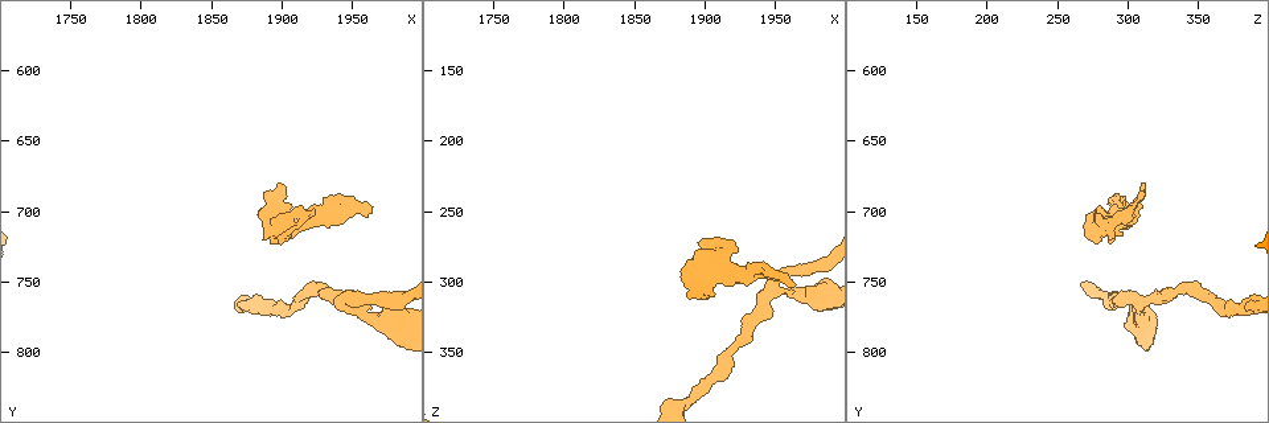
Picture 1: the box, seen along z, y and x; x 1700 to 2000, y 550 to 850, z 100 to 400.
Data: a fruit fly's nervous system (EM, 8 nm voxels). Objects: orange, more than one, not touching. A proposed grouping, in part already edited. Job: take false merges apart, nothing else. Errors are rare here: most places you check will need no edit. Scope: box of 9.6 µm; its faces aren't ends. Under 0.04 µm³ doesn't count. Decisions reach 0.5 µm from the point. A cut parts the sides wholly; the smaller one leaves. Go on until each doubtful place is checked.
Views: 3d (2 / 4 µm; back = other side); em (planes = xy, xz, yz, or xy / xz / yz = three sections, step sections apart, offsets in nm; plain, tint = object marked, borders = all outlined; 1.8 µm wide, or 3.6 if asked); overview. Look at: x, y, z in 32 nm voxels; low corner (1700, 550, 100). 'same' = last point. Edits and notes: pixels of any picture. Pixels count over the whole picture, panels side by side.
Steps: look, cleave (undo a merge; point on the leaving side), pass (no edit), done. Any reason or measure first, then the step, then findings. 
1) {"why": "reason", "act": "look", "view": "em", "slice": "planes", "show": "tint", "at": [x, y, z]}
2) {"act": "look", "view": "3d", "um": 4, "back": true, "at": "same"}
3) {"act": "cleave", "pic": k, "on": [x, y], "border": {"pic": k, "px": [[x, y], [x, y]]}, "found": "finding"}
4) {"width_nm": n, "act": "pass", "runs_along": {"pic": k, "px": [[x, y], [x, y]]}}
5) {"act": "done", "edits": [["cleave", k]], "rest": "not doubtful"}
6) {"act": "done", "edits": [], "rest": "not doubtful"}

{"why": "thick turns thin", "act": "look", "view": "3d", "um": 4, "back": true, "at": [1970, 778, 308]}

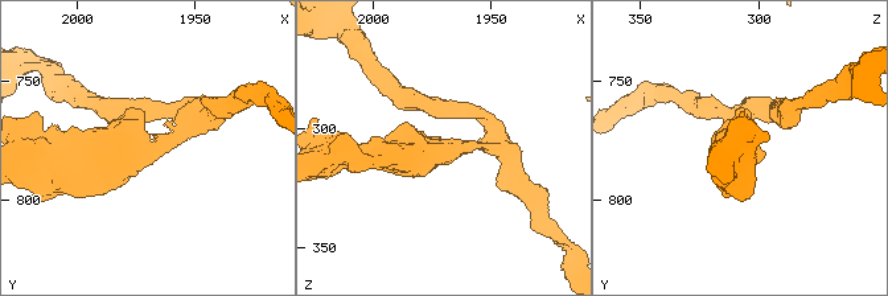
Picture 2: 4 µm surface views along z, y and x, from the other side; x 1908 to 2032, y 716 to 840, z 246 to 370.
{"act": "look", "view": "em", "um": 3.6, "slice": "planes", "show": "tint", "at": [1972, 777, 309]}

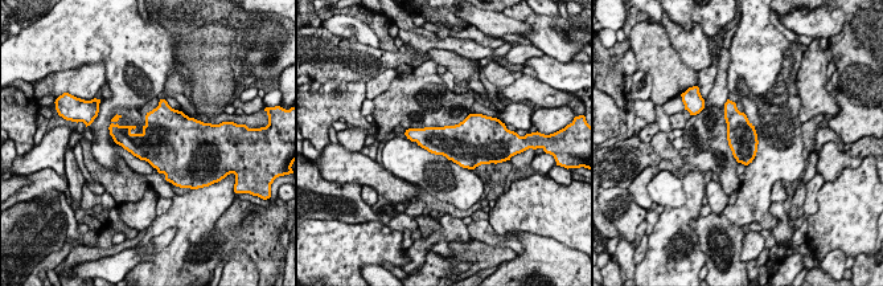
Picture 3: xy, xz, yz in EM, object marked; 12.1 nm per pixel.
{"arm_widths_nm": [200, 360], "act": "pass", "found": "all the same neuron"}

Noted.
{"why": "thick turns thin", "act": "look", "view": "em", "slice": "planes", "show": "borders", "at": [1904, 710, 288]}

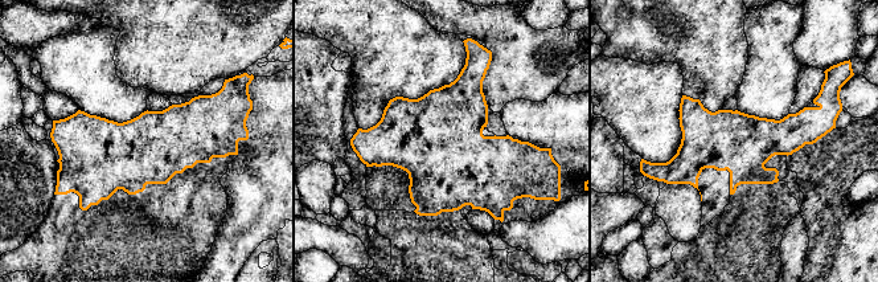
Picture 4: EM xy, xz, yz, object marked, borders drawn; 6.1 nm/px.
{"act": "pass", "runs_along": {"pic": 4, "px": [[816, 130], [663, 168]]}, "found": "continuous, no second neuron"}

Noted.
{"why": "arms part here", "act": "look", "view": "em", "slice": "planes", "show": "plain", "at": [1948, 764, 308]}

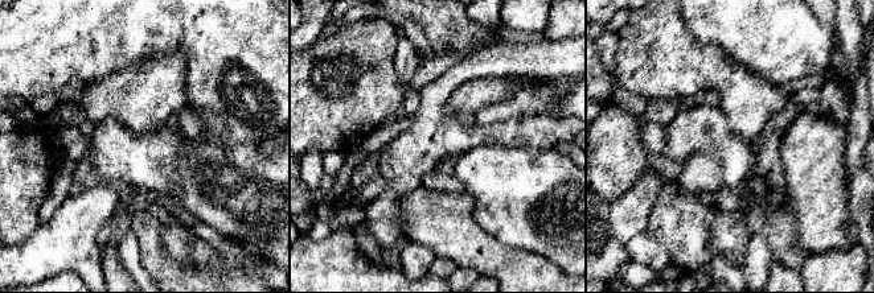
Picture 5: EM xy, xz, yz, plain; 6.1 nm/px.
{"why": "where the object lies", "act": "look", "view": "em", "slice": "planes", "show": "tint", "at": "same"}

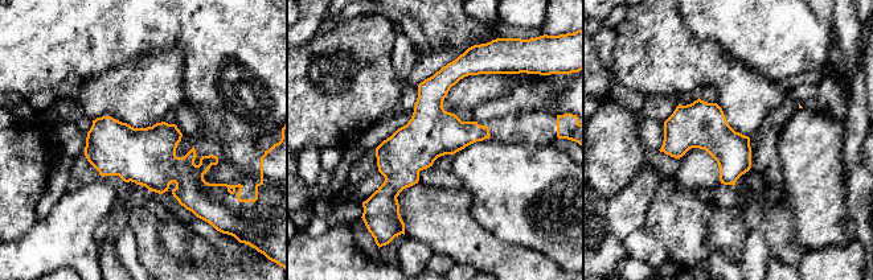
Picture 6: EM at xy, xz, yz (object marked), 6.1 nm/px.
{"act": "pass", "runs_along": {"pic": 6, "px": [[455, 65], [394, 209]]}, "found": "one neuron here"}

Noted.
{"act": "done", "edits": [], "rest": "not doubtful"}

